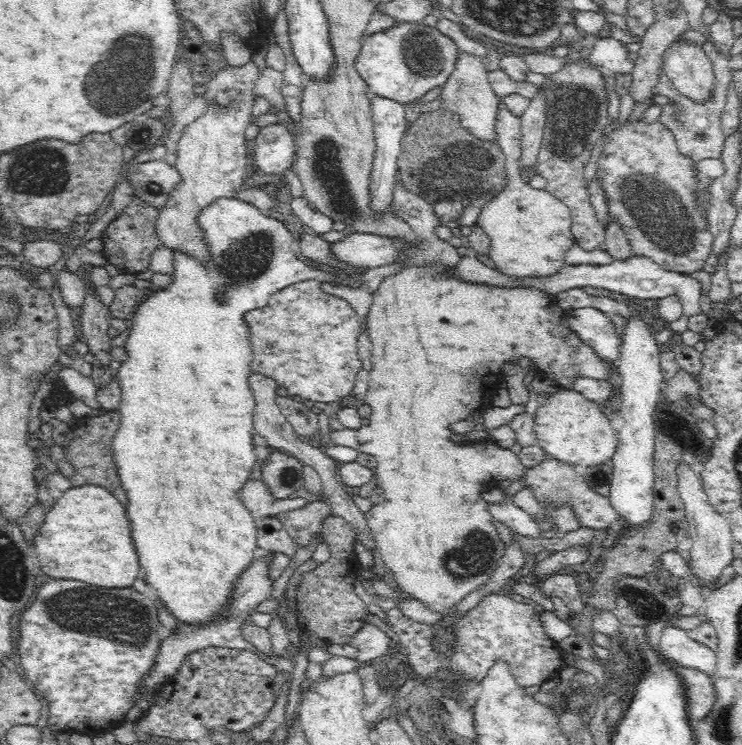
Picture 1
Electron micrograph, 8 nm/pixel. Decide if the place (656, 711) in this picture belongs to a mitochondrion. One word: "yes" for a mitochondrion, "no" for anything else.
no

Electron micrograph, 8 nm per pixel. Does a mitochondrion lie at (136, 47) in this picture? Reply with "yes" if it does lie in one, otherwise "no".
yes

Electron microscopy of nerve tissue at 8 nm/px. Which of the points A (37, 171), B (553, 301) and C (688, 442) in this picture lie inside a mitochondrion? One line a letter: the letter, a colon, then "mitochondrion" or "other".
A: mitochondrion
B: other
C: mitochondrion

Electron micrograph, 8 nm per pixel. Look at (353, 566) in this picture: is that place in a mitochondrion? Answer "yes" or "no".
no

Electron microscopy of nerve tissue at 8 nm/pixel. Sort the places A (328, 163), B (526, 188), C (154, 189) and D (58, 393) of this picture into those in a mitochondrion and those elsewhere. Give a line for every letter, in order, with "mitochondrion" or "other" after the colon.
A: mitochondrion
B: other
C: mitochondrion
D: other

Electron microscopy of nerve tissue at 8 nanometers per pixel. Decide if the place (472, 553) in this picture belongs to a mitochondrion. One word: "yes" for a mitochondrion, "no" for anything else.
yes

